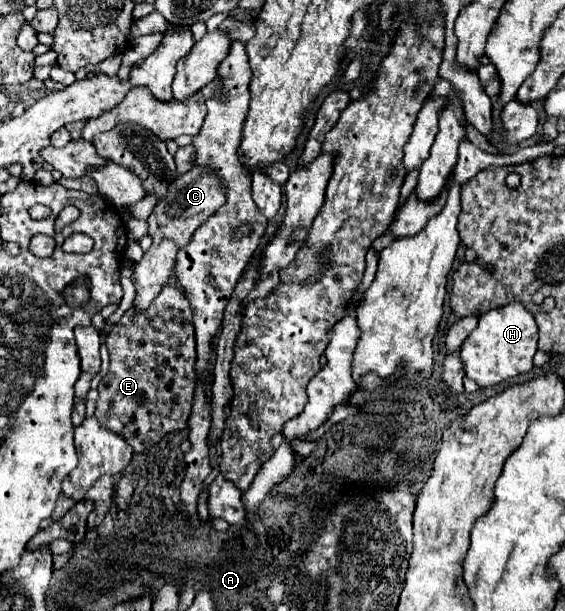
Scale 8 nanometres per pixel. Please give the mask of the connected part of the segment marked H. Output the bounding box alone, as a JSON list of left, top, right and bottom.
[460,302,538,388]

